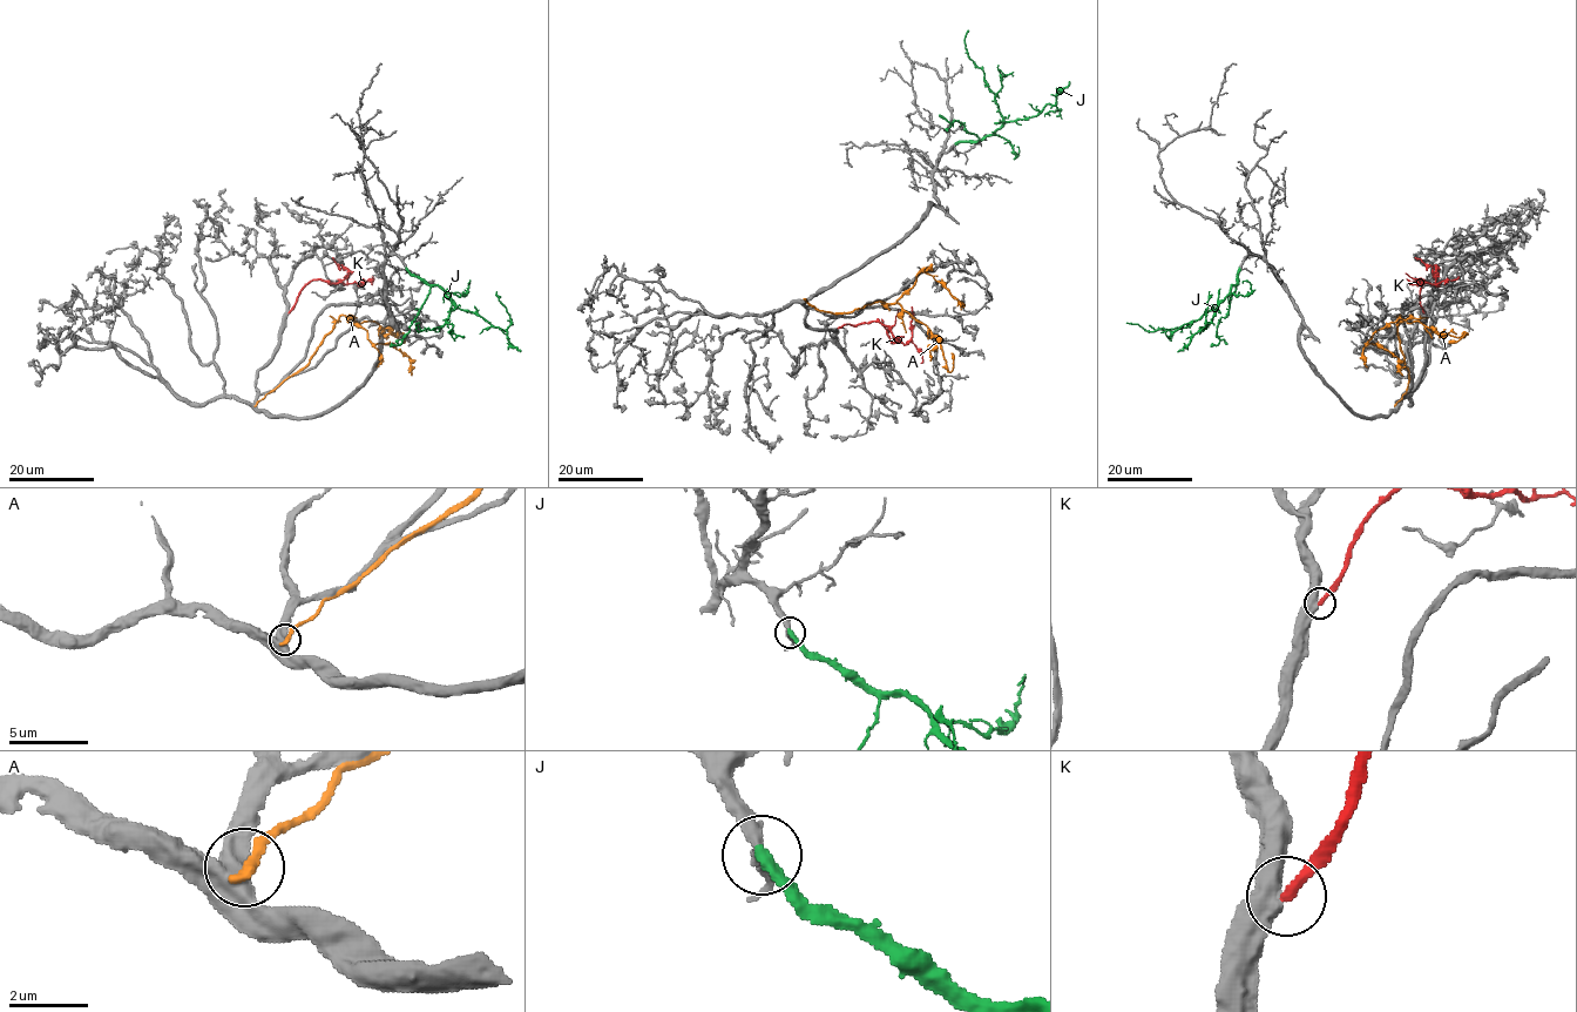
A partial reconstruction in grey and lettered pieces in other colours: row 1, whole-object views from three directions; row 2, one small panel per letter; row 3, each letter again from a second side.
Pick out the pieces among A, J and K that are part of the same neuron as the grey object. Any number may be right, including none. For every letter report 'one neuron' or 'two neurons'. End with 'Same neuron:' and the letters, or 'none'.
A: two neurons
J: one neuron
K: one neuron
Same neuron: J, K

